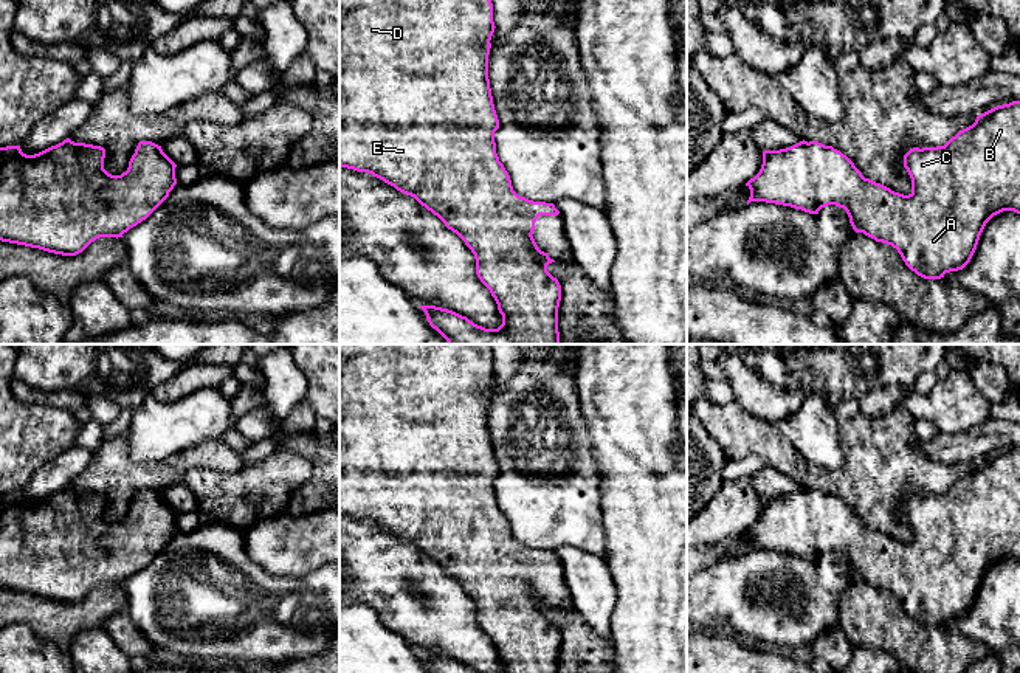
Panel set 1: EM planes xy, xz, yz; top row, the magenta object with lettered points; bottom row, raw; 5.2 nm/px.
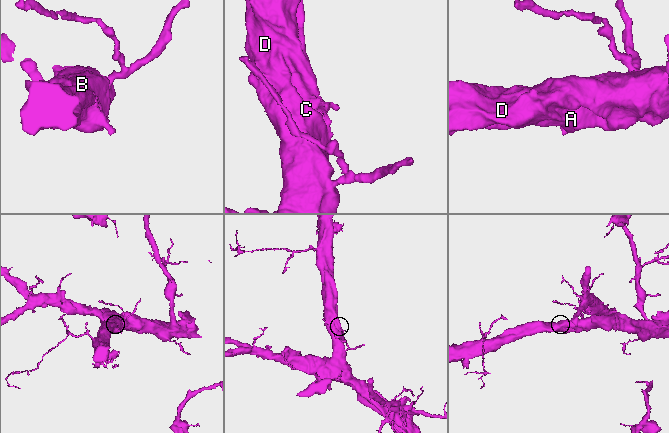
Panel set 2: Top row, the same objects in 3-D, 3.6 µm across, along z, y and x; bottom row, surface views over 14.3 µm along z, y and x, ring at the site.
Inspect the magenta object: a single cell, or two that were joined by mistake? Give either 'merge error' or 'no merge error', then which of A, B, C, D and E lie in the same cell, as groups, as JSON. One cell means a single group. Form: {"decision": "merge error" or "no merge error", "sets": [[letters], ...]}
{"decision": "no merge error", "sets": [["A", "B", "C", "D", "E"]]}

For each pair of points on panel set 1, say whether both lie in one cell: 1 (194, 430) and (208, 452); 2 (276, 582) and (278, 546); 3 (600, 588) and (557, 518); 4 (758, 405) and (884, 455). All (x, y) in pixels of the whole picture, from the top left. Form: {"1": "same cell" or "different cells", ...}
{"1": "different cells", "2": "different cells", "3": "different cells", "4": "different cells"}

